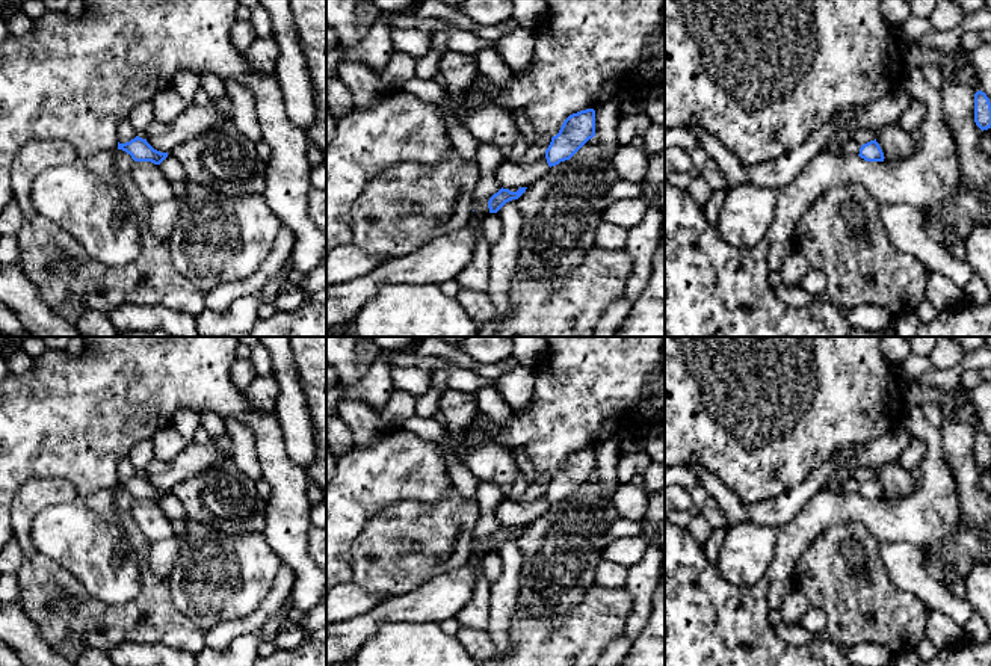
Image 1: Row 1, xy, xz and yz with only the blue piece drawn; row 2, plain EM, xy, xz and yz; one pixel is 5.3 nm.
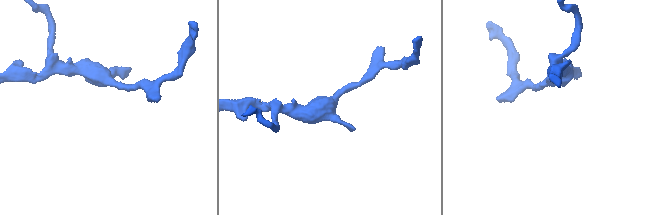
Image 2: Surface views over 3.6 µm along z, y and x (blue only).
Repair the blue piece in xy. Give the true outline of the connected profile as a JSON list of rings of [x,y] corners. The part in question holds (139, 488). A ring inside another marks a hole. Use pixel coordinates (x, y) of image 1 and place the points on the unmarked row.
[[[139,474],[125,482],[118,480],[118,488],[130,492],[134,500],[151,500],[154,503],[160,503],[168,495],[168,491],[154,488],[147,477]]]

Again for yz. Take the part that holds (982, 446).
[[[982,429],[974,432],[974,461],[982,470],[991,467],[991,441]]]

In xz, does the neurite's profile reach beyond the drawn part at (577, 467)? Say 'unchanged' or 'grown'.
unchanged

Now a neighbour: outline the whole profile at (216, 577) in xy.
[[[189,518],[184,521],[187,532],[177,536],[180,554],[168,575],[175,609],[202,633],[224,621],[240,619],[255,612],[270,592],[284,565],[264,535],[240,533],[231,536]]]

